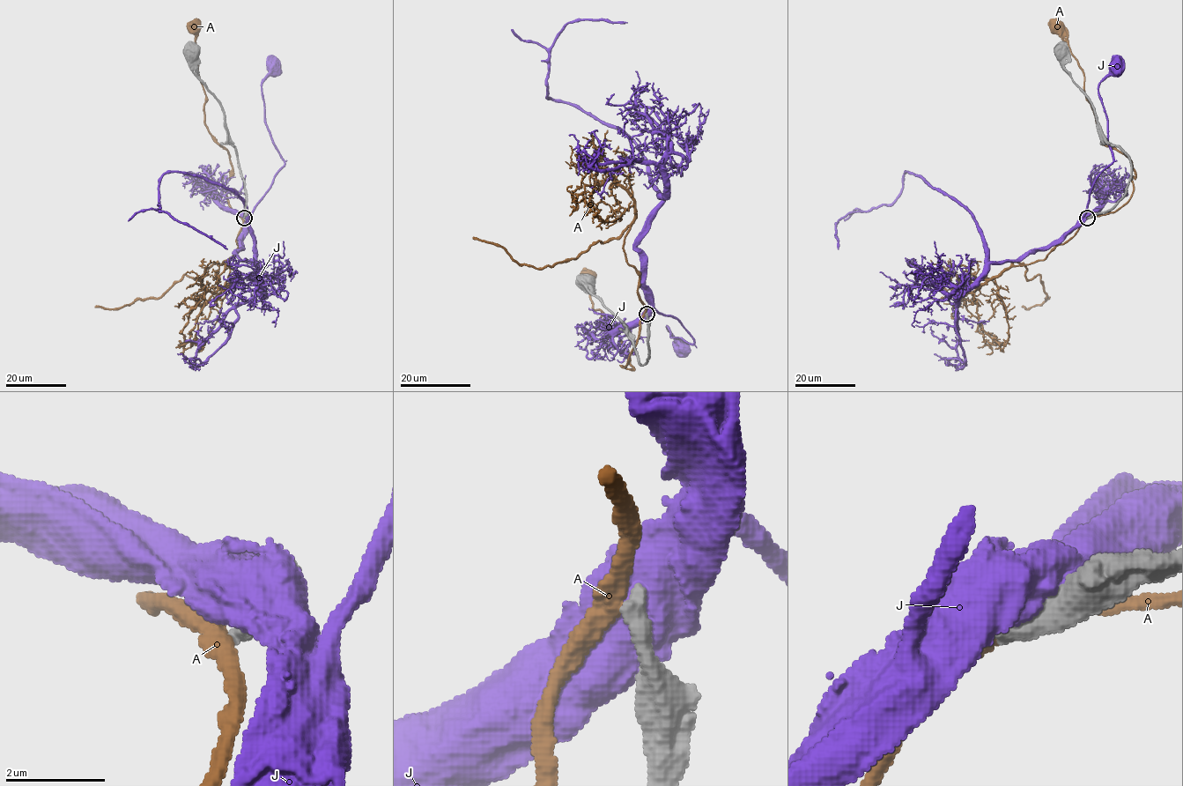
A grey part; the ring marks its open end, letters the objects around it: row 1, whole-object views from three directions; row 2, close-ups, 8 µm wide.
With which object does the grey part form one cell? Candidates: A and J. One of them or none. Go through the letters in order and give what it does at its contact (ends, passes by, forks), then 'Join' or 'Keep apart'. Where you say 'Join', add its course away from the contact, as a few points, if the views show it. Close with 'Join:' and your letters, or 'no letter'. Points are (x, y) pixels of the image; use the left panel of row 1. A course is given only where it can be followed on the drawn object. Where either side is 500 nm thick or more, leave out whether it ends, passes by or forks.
A: It passes by. Keep apart
J: Keep apart
Join: no letter

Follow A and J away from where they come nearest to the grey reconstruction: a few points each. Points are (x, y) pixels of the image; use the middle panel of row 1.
A: (646, 314), (629, 361), (621, 366), (630, 369), (627, 347), (594, 308), (587, 276)
J: (647, 316), (654, 308), (673, 315), (694, 343), (673, 337), (668, 326), (681, 346)

